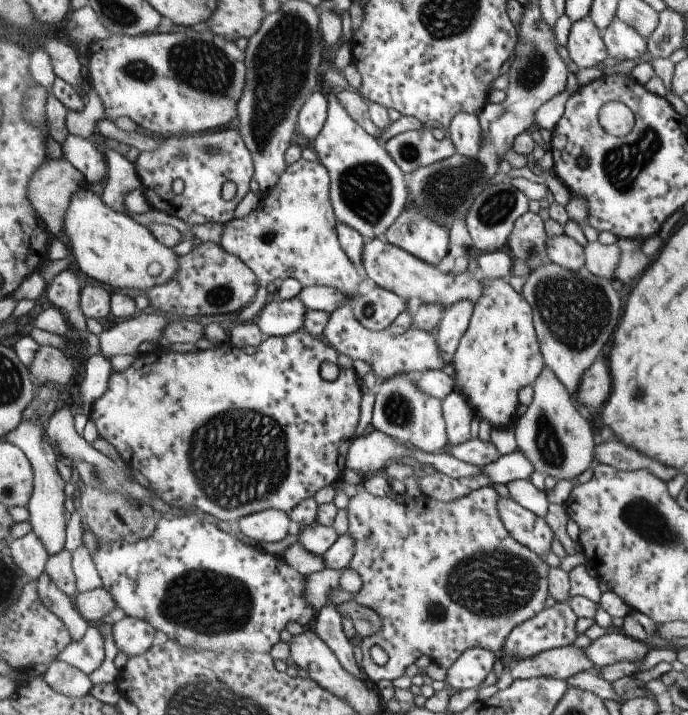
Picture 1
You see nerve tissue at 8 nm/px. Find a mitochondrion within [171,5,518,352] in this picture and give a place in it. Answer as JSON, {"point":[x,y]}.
{"point":[282,65]}

